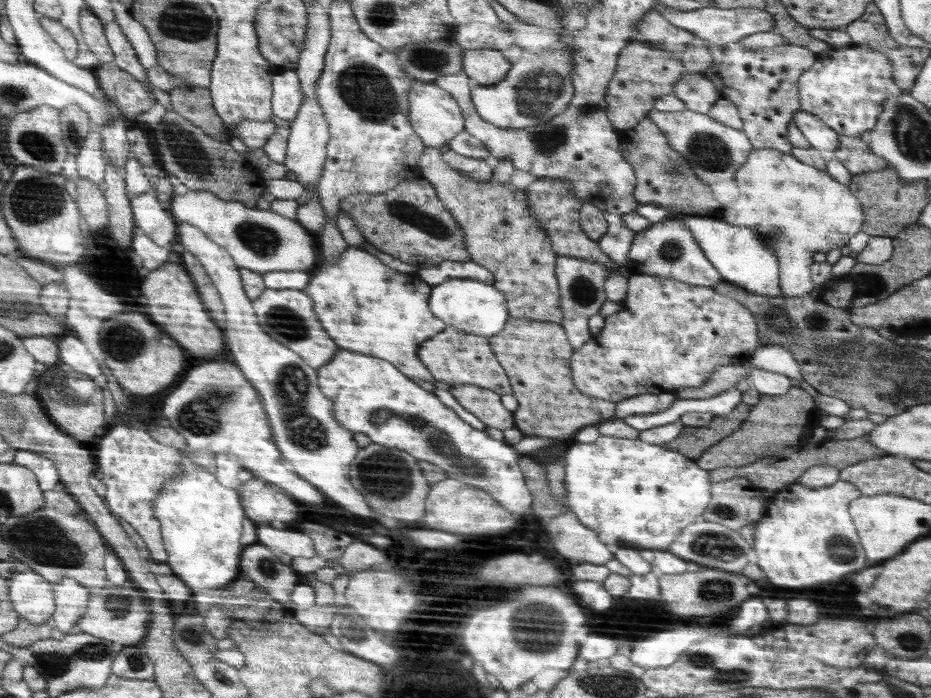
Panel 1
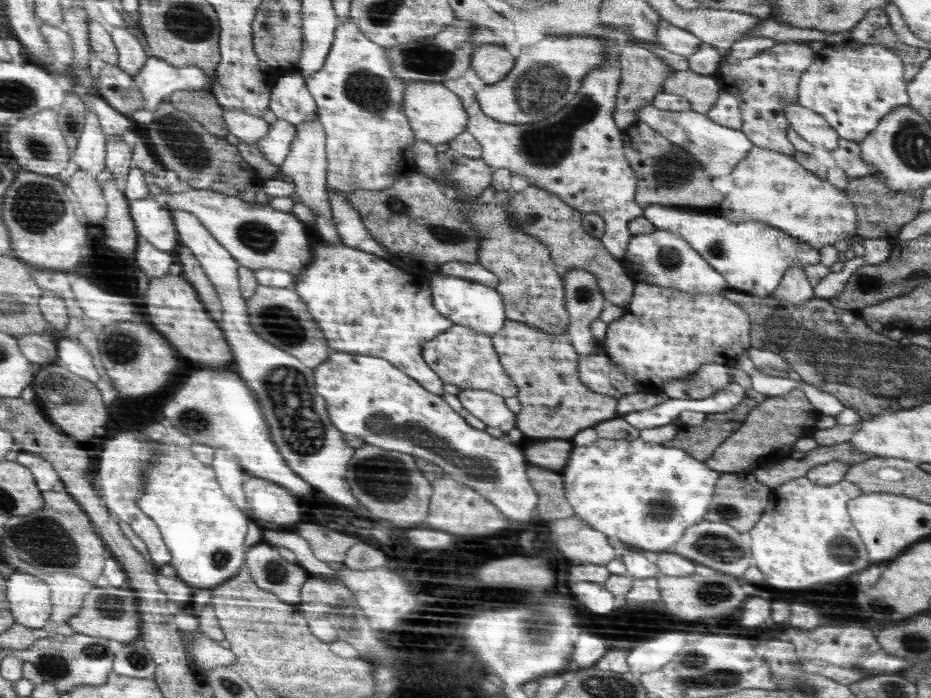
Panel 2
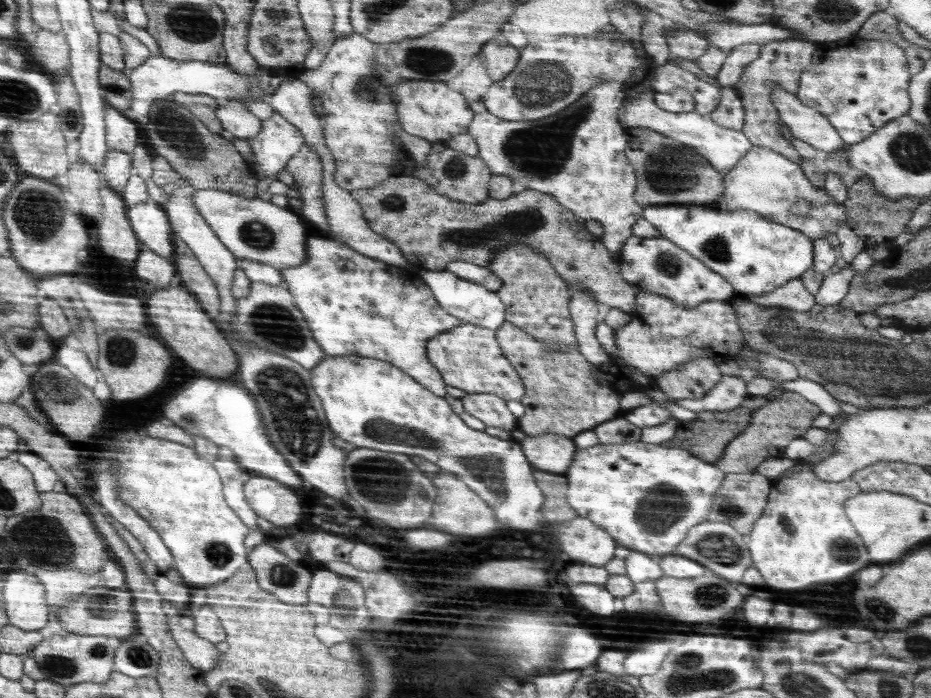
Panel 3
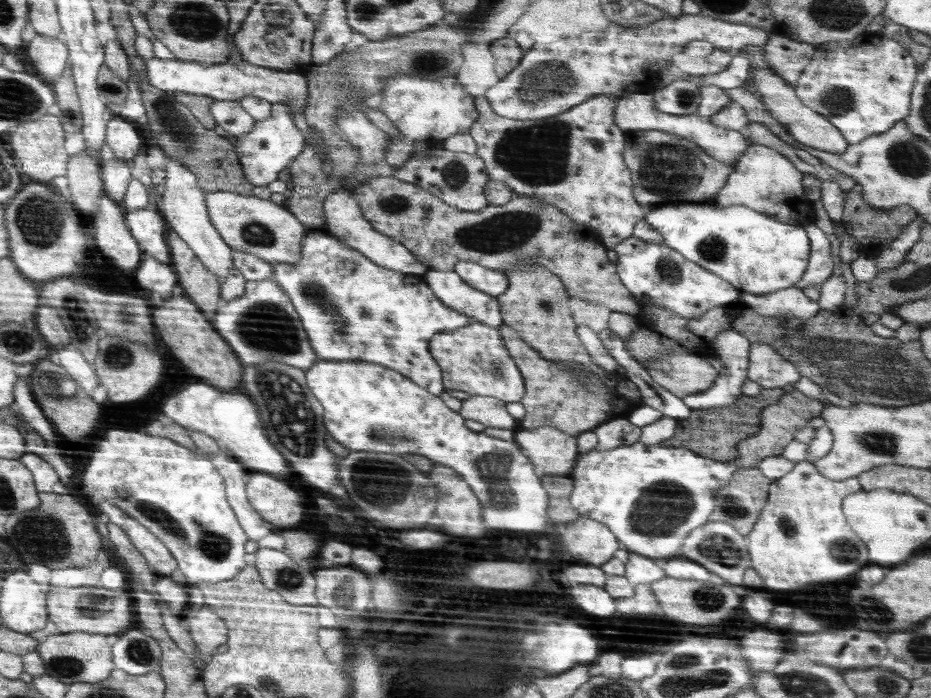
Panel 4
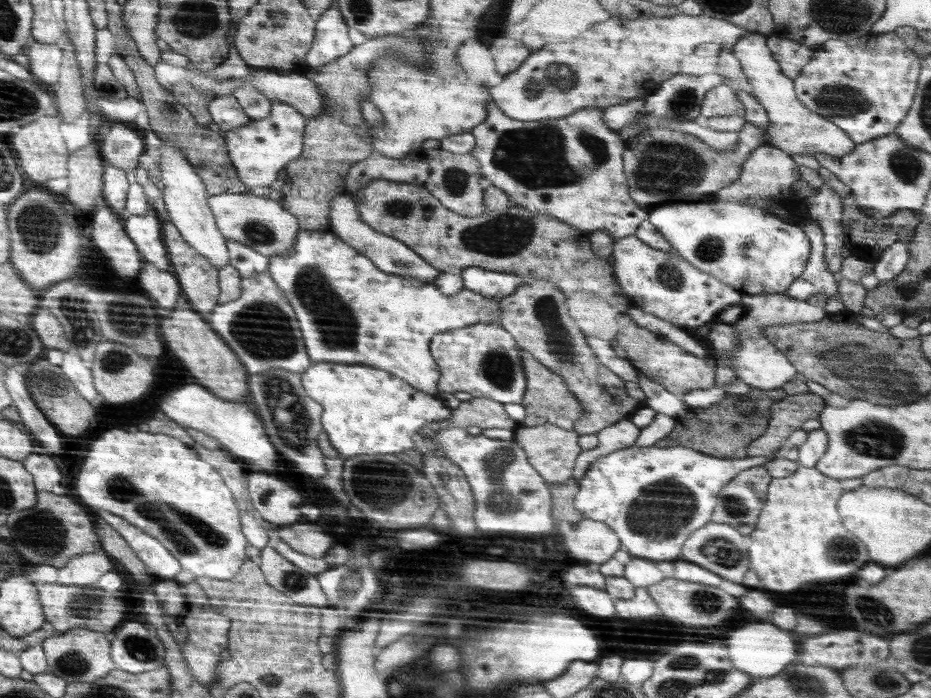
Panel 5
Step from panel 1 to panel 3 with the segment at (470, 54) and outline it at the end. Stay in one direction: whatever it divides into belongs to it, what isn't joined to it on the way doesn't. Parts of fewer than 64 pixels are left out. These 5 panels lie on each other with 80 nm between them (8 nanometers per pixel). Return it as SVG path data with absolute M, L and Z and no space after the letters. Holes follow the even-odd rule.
M507 41L486 43L479 51L482 63L486 65L488 76L493 82L502 80L518 65L520 54Z

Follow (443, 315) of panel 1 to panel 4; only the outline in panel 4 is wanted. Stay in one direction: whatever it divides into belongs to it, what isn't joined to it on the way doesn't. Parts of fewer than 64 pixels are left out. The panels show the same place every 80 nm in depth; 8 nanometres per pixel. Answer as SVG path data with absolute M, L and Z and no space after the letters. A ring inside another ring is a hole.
M431 270L424 277L442 302L470 316L471 321L482 322L494 328L499 328L503 323L496 297L467 285L453 271Z

